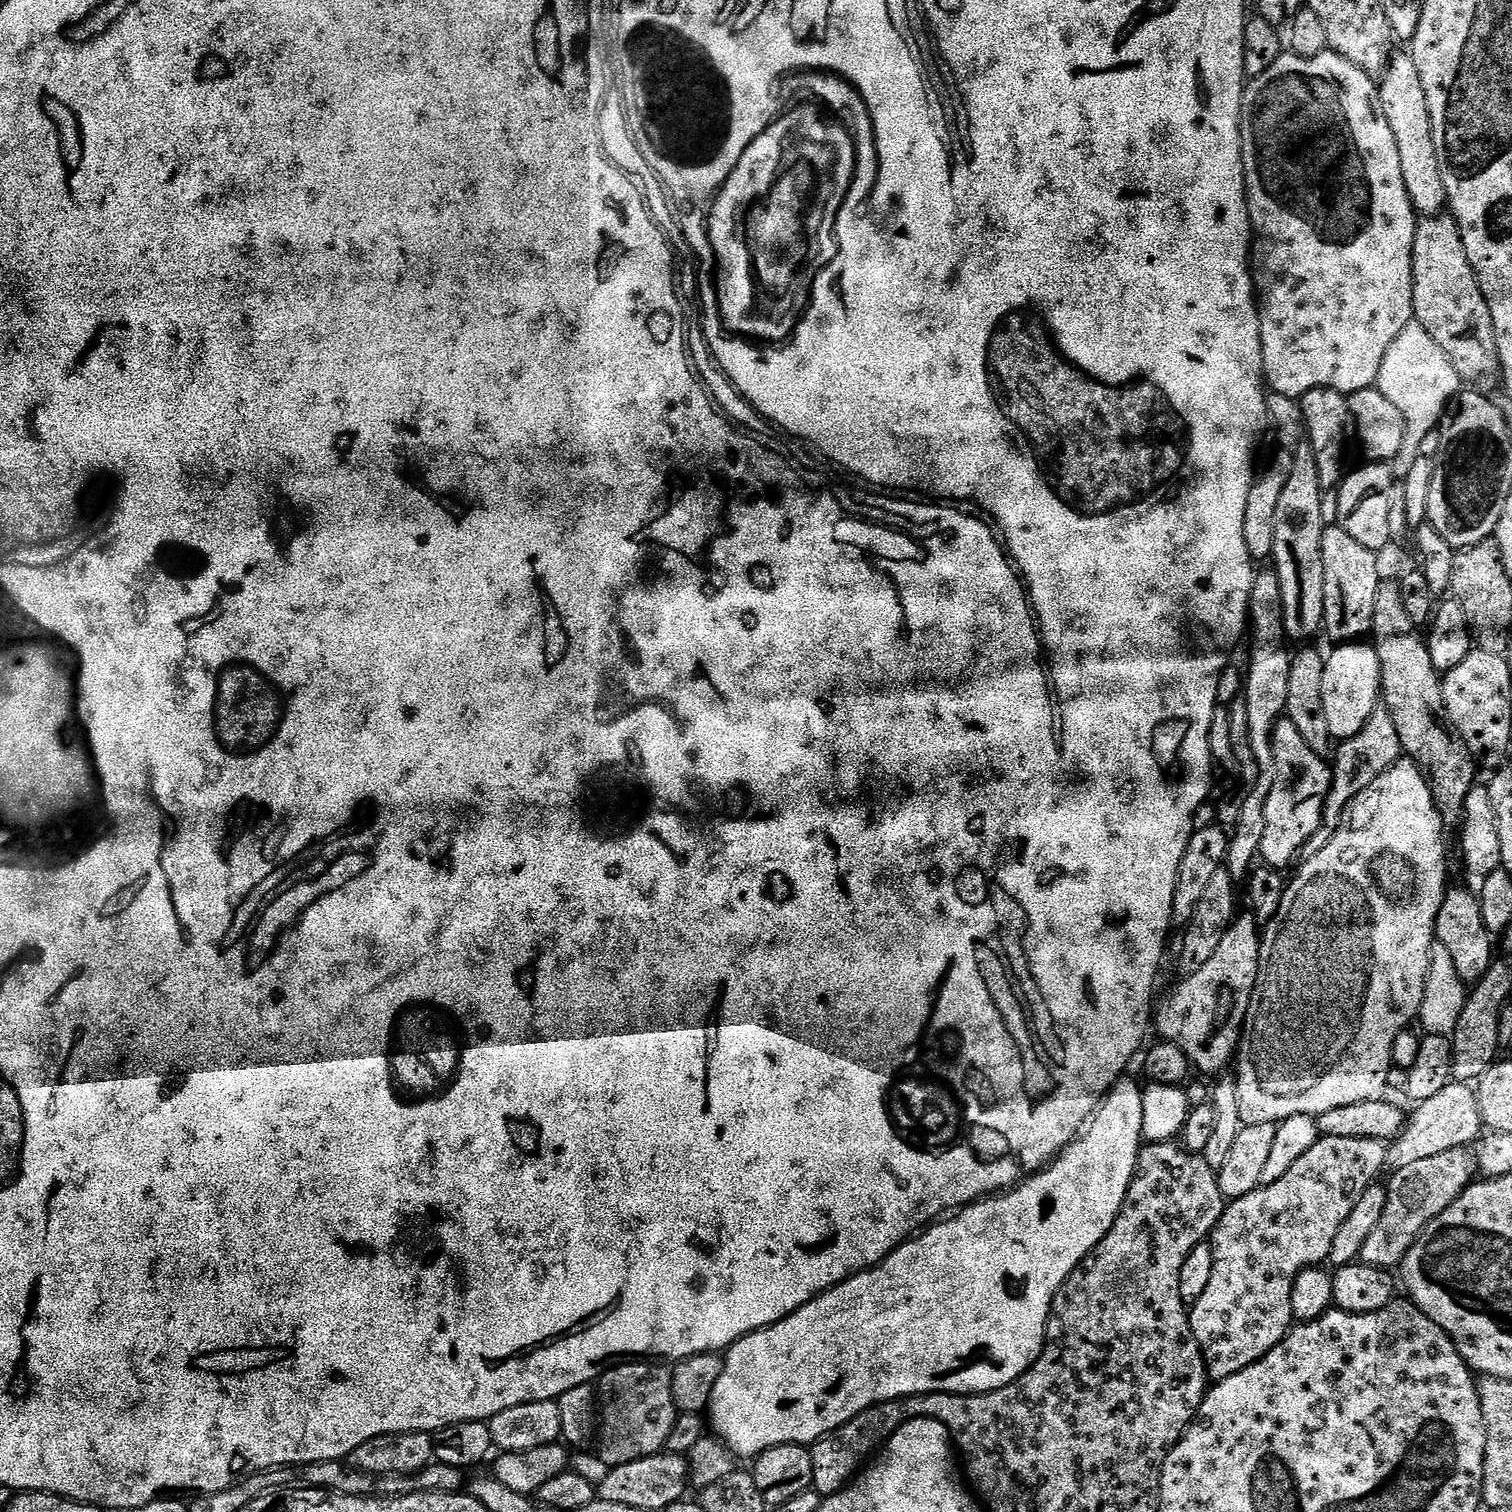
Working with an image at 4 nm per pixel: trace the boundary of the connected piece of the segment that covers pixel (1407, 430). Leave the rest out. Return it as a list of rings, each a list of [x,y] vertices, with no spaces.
[[[1413,322],[1404,327],[1402,334],[1394,338],[1390,350],[1386,350],[1375,387],[1386,398],[1390,398],[1394,406],[1398,406],[1404,419],[1404,441],[1398,464],[1401,464],[1401,469],[1407,470],[1420,452],[1422,438],[1437,431],[1452,397],[1461,391],[1462,381],[1454,366],[1450,366],[1450,358],[1442,354],[1438,342],[1434,342],[1430,334],[1423,332],[1419,324]]]

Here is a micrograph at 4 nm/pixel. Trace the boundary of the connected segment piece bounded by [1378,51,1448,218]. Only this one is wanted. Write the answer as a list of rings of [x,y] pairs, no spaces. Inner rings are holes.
[[[1397,51],[1388,61],[1388,67],[1382,73],[1378,84],[1378,103],[1386,122],[1390,122],[1390,131],[1394,133],[1394,142],[1398,146],[1398,159],[1402,165],[1402,182],[1406,182],[1406,194],[1412,203],[1412,211],[1424,218],[1439,216],[1445,211],[1448,195],[1442,182],[1442,170],[1438,170],[1438,154],[1434,151],[1434,134],[1430,126],[1430,109],[1426,107],[1426,90],[1418,78],[1418,66],[1414,66],[1407,51]]]

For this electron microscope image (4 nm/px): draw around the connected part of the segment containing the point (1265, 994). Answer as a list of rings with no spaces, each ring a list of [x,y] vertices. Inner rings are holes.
[[[1401,758],[1400,761],[1392,768],[1387,768],[1378,778],[1374,778],[1374,782],[1370,782],[1370,786],[1366,786],[1366,790],[1362,790],[1362,794],[1358,794],[1344,808],[1344,812],[1340,815],[1340,824],[1336,827],[1336,833],[1330,838],[1330,842],[1326,842],[1326,846],[1322,846],[1322,850],[1318,850],[1318,854],[1307,857],[1303,862],[1304,865],[1296,872],[1293,880],[1287,881],[1284,893],[1282,894],[1282,902],[1278,906],[1278,910],[1274,914],[1274,918],[1263,929],[1260,938],[1260,953],[1258,954],[1258,974],[1254,982],[1254,990],[1250,998],[1250,1006],[1248,1013],[1244,1019],[1244,1031],[1240,1034],[1240,1047],[1238,1055],[1234,1060],[1234,1075],[1236,1077],[1236,1085],[1238,1086],[1238,1114],[1240,1115],[1241,1125],[1250,1124],[1279,1124],[1281,1120],[1290,1118],[1291,1116],[1321,1116],[1326,1114],[1326,1110],[1338,1110],[1338,1106],[1354,1106],[1354,1102],[1366,1102],[1367,1100],[1377,1099],[1381,1095],[1380,1091],[1385,1091],[1387,1087],[1387,1074],[1394,1067],[1392,1063],[1392,1047],[1394,1046],[1394,1038],[1398,1038],[1400,1032],[1405,1031],[1409,1027],[1408,1024],[1417,1019],[1420,1014],[1420,1007],[1424,1001],[1424,987],[1426,986],[1426,978],[1428,977],[1428,959],[1430,958],[1430,946],[1436,940],[1436,919],[1438,918],[1438,910],[1444,901],[1444,893],[1446,891],[1446,883],[1444,884],[1444,828],[1440,811],[1436,809],[1436,803],[1432,800],[1432,789],[1429,788],[1425,773],[1417,766],[1415,762],[1407,758]]]

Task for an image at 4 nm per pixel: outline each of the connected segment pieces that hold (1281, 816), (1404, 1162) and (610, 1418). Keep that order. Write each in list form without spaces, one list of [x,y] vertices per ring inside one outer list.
[[[1287,718],[1277,720],[1272,730],[1272,757],[1276,767],[1276,781],[1264,803],[1264,829],[1259,859],[1269,868],[1284,867],[1301,853],[1323,819],[1324,800],[1332,785],[1332,768],[1323,756],[1314,754],[1302,738],[1294,722]]]
[[[1453,1082],[1442,1086],[1434,1098],[1426,1098],[1415,1105],[1407,1117],[1399,1136],[1387,1145],[1384,1167],[1389,1173],[1403,1170],[1414,1162],[1443,1154],[1446,1150],[1468,1148],[1475,1145],[1482,1135],[1480,1111],[1476,1105],[1476,1093],[1467,1083]]]
[[[620,1362],[609,1367],[598,1381],[598,1454],[609,1468],[654,1456],[668,1447],[668,1432],[674,1426],[678,1409],[672,1393],[672,1372],[656,1364],[659,1363]]]

